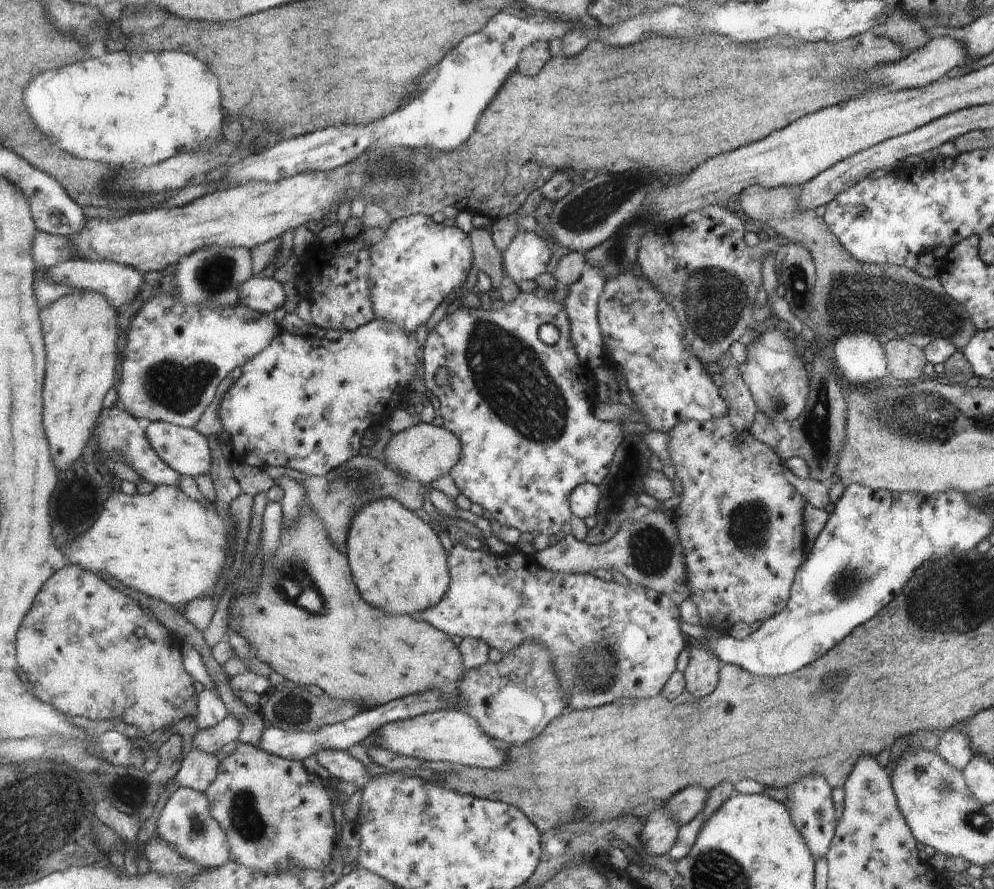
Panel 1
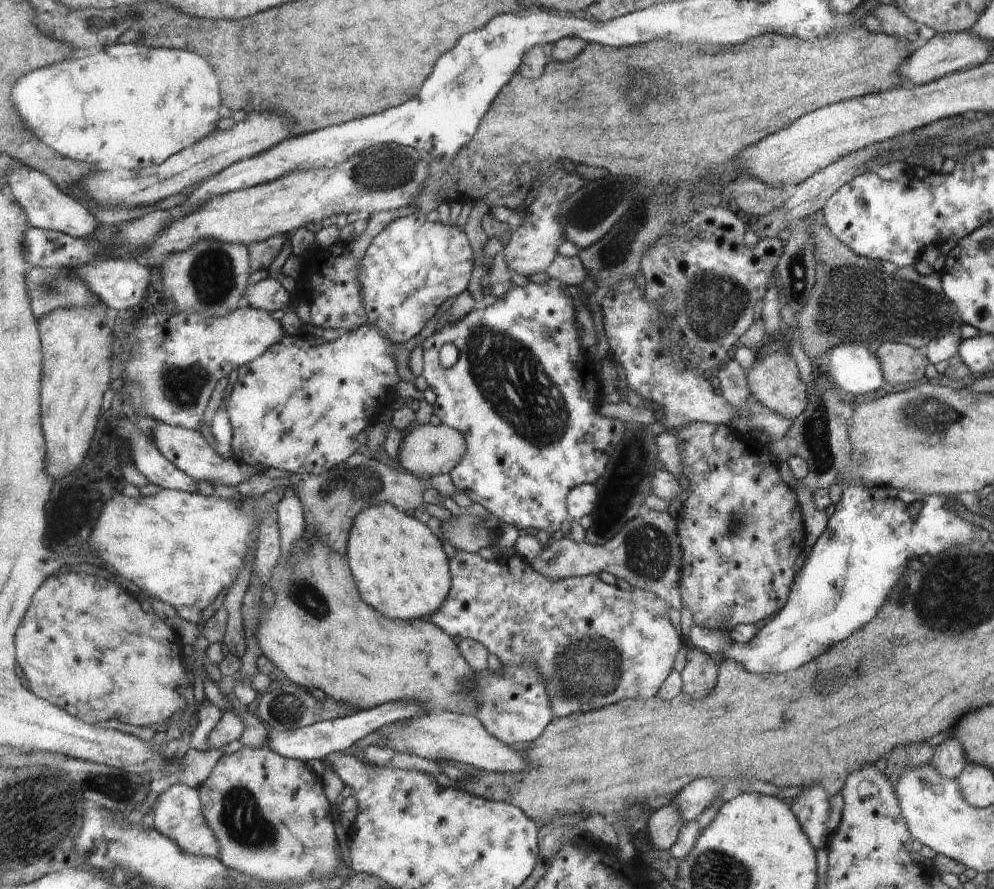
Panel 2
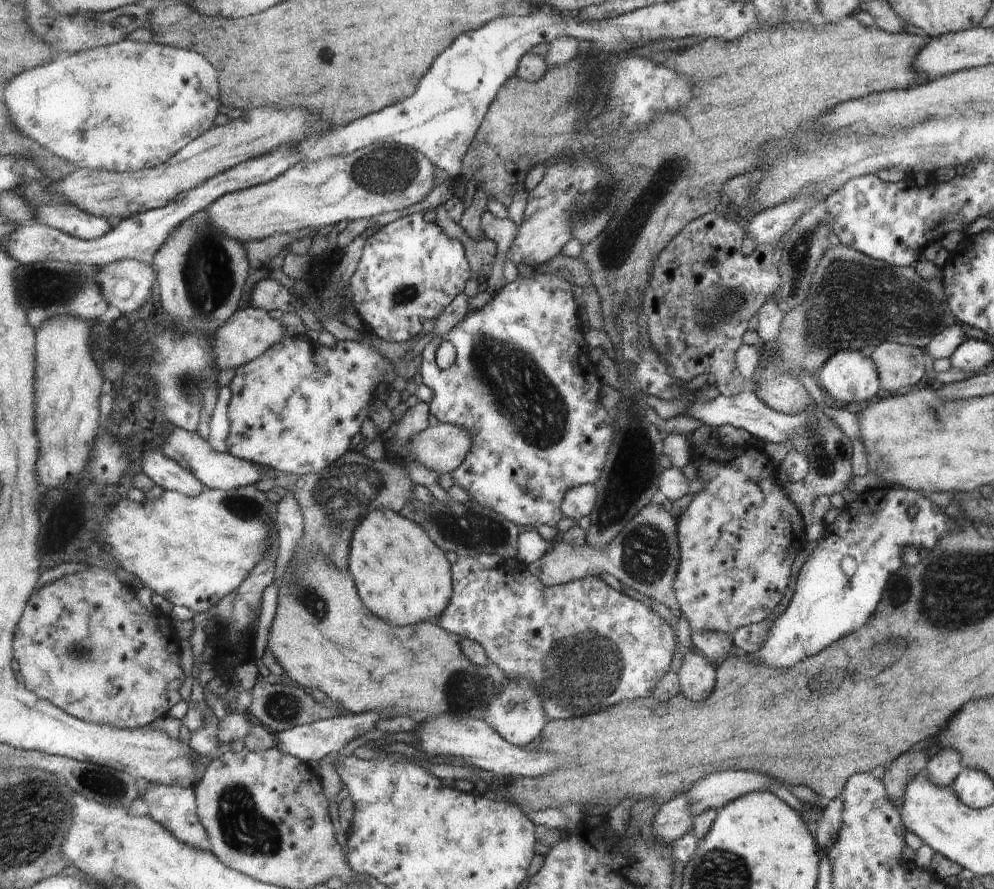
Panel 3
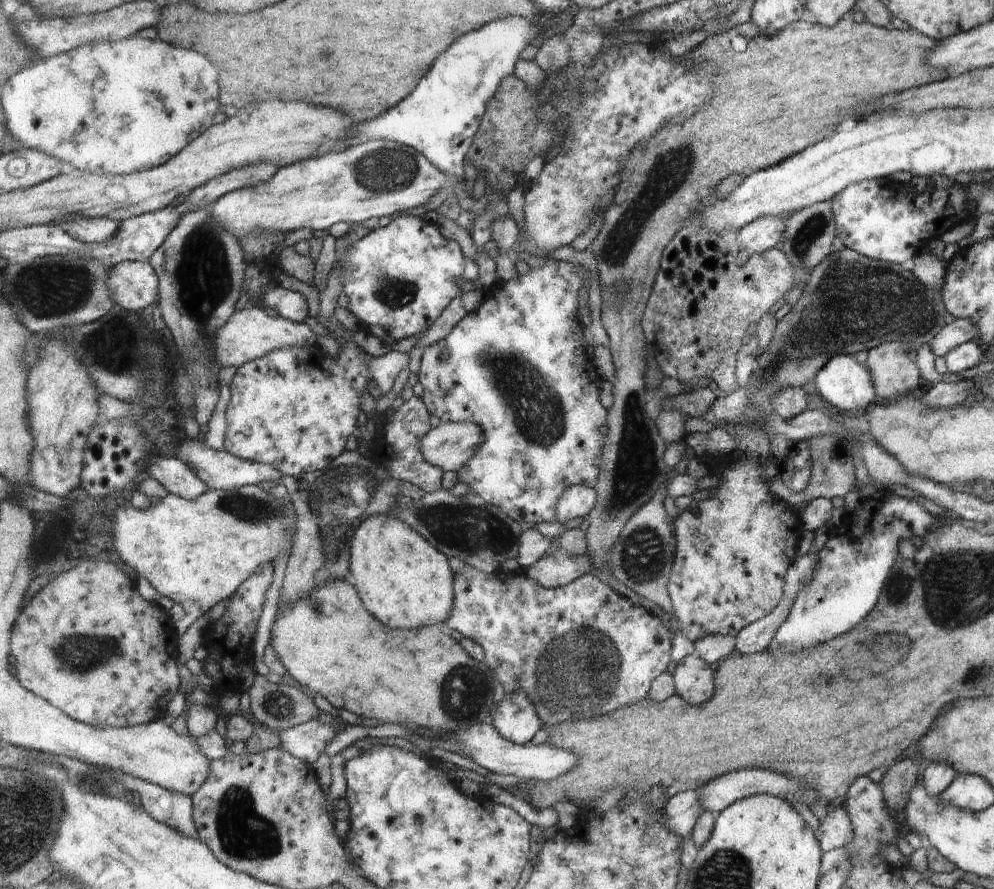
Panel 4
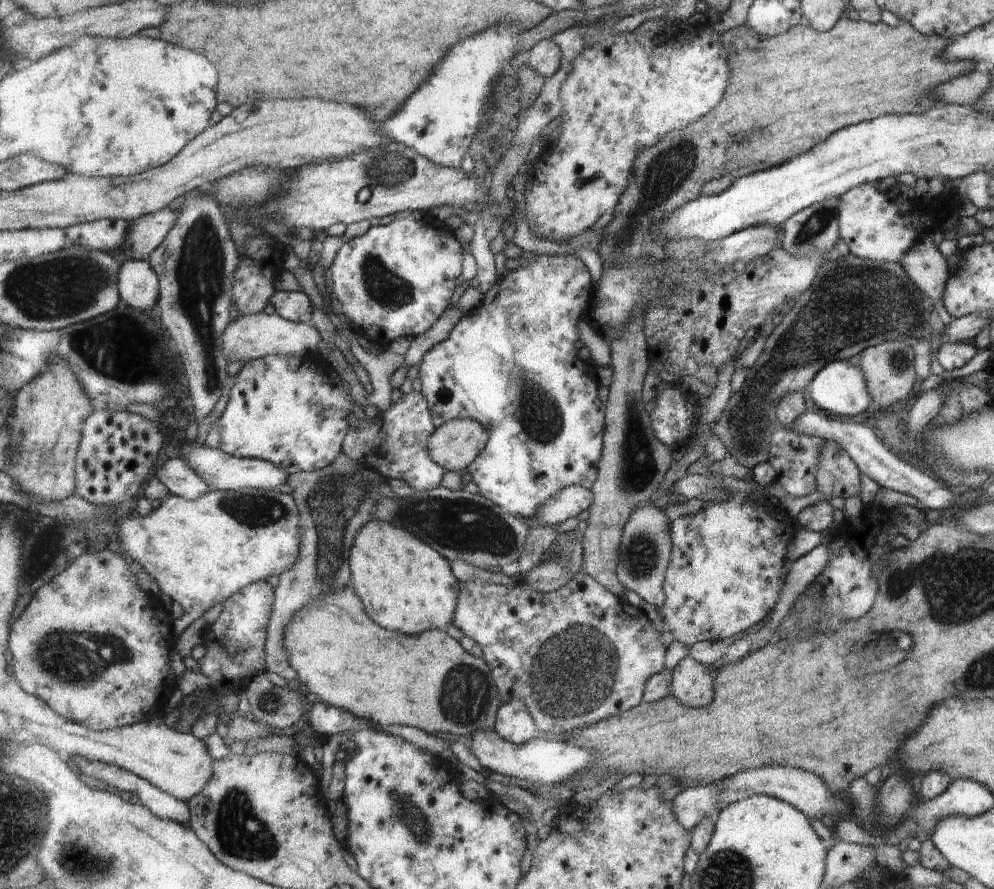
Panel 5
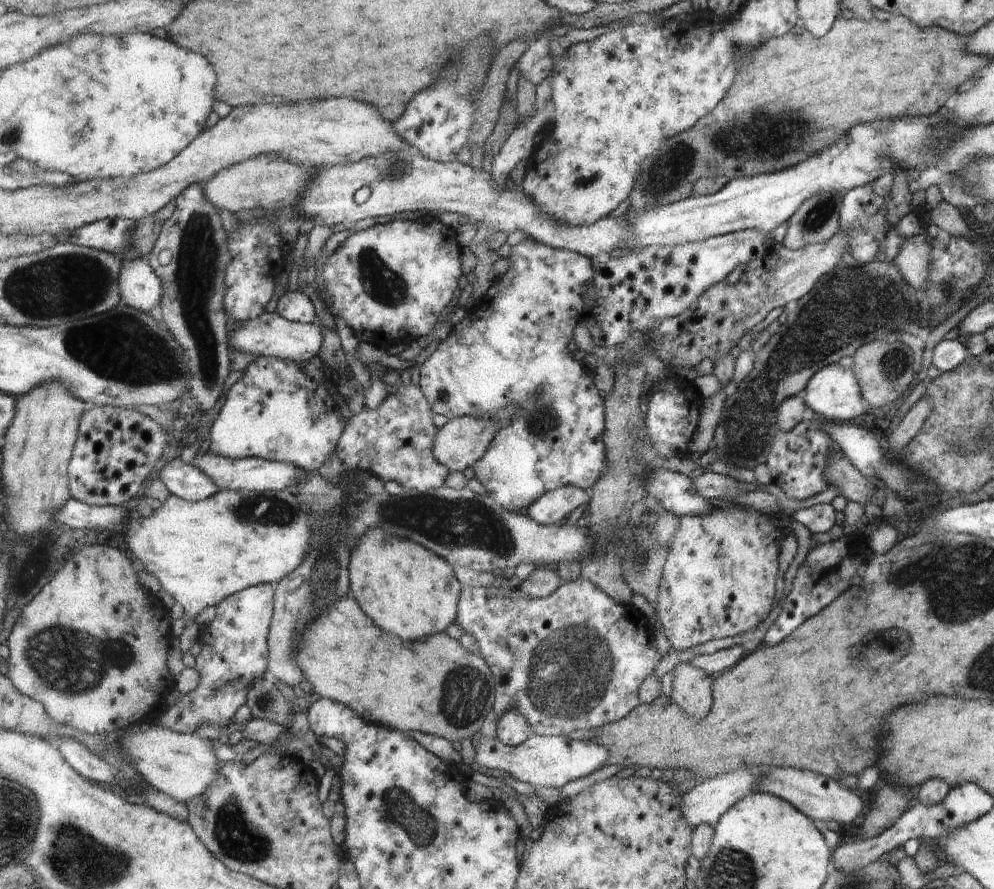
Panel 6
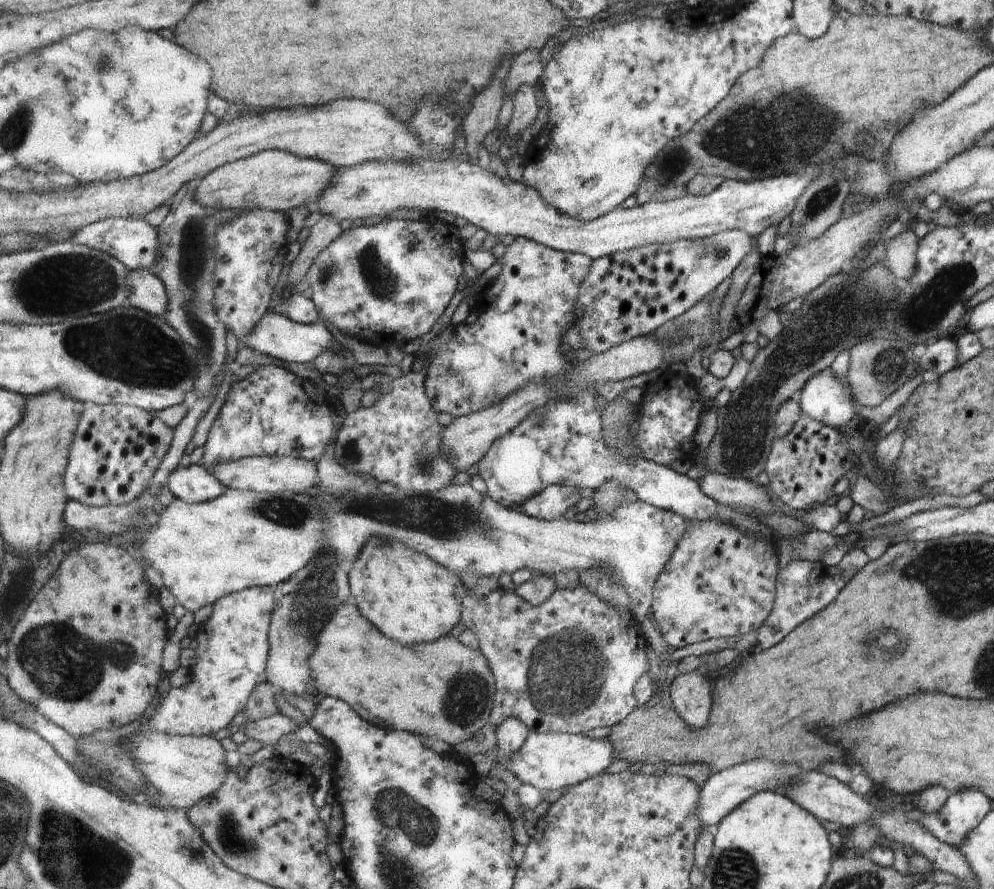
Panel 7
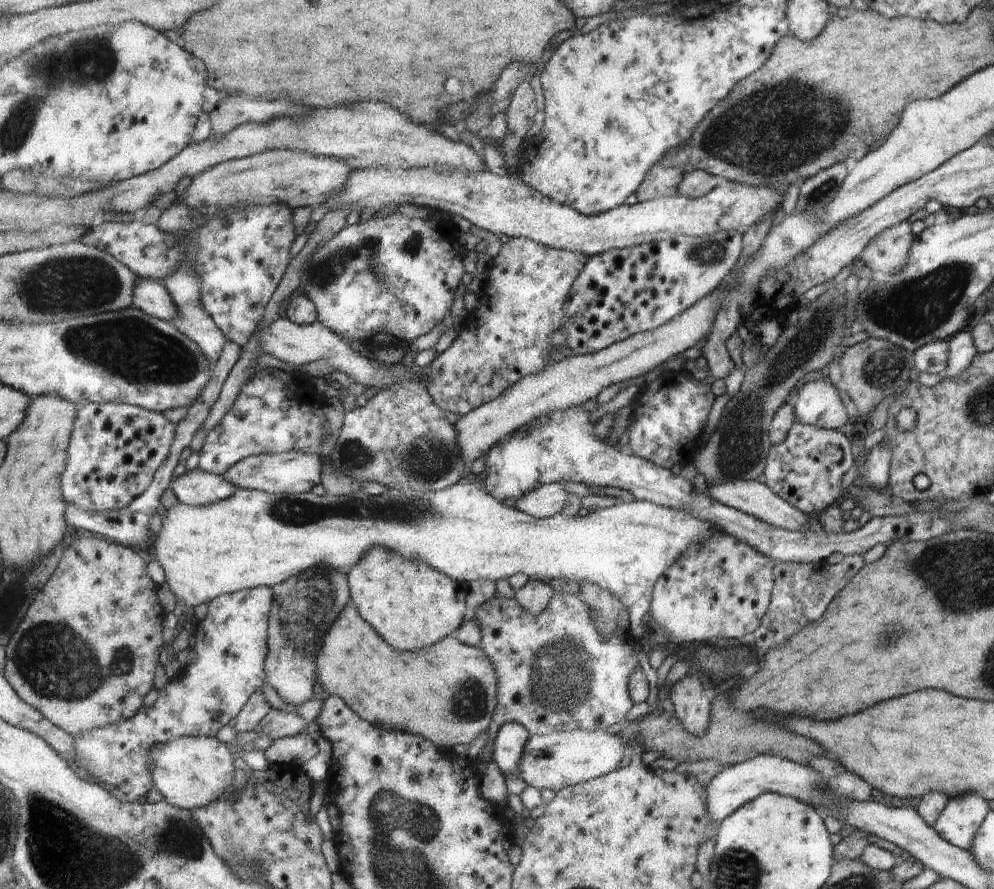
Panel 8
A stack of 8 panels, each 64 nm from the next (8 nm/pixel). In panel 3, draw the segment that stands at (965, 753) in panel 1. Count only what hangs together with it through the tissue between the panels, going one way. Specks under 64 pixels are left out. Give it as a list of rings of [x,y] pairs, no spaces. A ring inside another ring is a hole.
[[[944,747],[928,760],[925,770],[932,782],[945,787],[955,781],[962,767],[960,753],[952,747]]]

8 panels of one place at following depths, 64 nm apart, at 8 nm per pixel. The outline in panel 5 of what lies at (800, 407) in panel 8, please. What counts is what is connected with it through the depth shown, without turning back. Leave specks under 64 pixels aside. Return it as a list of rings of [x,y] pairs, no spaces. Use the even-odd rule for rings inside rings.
[[[847,359],[831,362],[811,380],[805,394],[810,407],[815,410],[828,410],[838,416],[862,414],[872,404],[871,393],[867,387],[867,377],[859,366],[851,365]]]

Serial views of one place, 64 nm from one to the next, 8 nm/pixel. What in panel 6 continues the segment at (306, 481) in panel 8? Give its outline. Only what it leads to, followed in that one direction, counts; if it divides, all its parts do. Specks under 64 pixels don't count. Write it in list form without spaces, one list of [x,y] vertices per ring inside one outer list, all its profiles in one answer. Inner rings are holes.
[[[210,450],[198,455],[193,462],[200,467],[221,489],[249,490],[258,492],[284,491],[286,486],[298,484],[303,474],[311,474],[292,463],[269,461],[260,457],[230,458]]]

